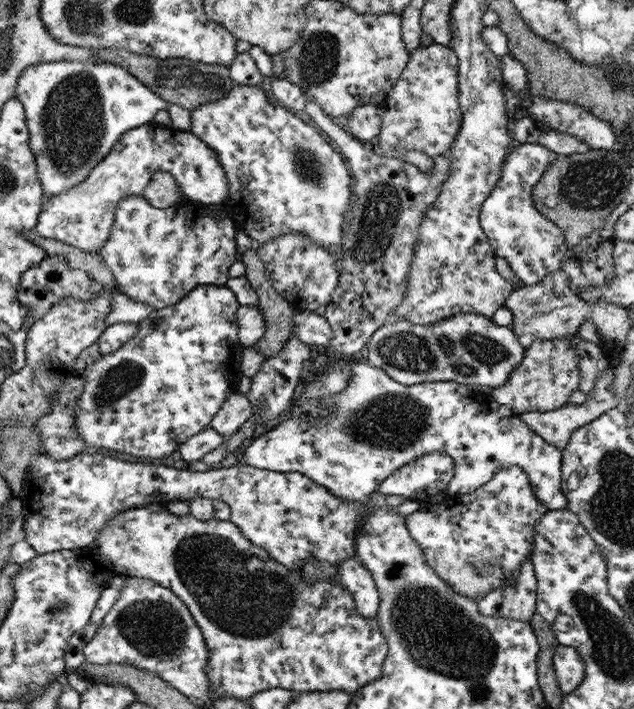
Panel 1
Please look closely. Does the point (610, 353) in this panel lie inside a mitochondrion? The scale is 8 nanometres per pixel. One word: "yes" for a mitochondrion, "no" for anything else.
no

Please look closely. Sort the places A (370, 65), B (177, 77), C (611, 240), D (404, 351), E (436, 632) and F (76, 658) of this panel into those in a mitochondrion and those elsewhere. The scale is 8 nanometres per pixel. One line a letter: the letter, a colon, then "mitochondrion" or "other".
A: other
B: mitochondrion
C: other
D: mitochondrion
E: mitochondrion
F: other

